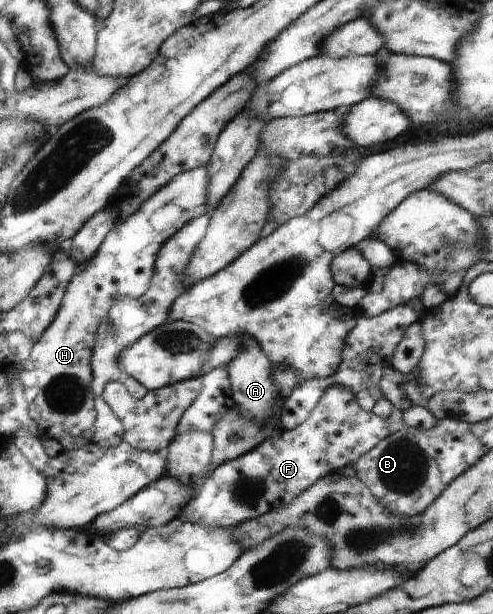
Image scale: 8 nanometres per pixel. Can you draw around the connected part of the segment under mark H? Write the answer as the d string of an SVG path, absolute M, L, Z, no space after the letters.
M208 163L176 175L132 216L116 223L96 254L88 260L89 265L78 271L68 284L54 322L47 328L48 332L43 332L44 336L38 336L40 340L36 340L32 360L18 372L30 418L40 428L42 438L60 442L64 450L82 448L92 442L97 415L91 389L91 356L97 339L96 328L120 297L140 299L148 292L163 244L192 219L207 214L210 180Z

